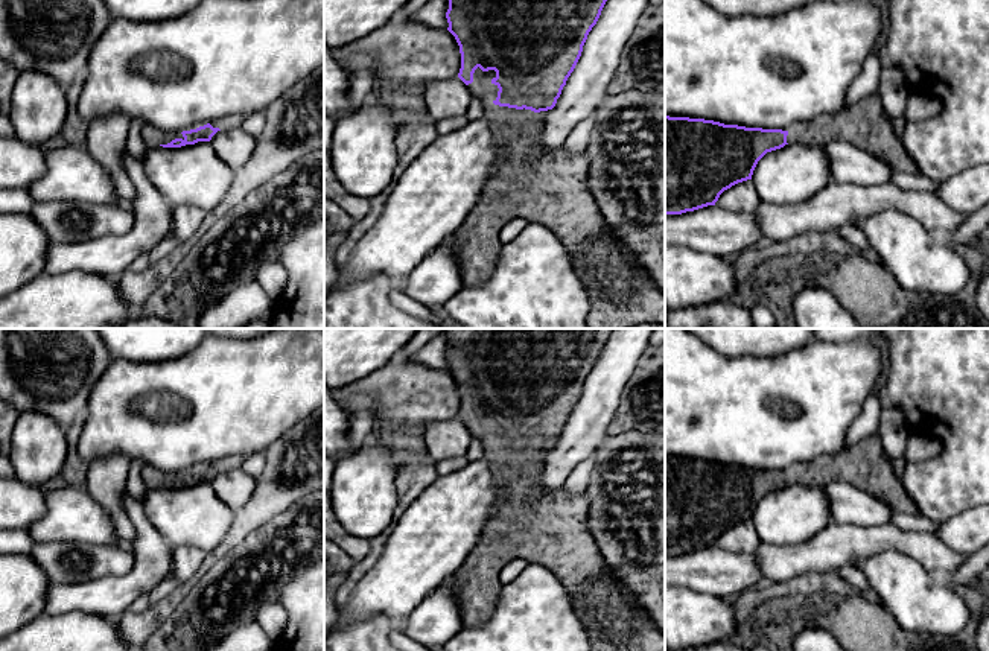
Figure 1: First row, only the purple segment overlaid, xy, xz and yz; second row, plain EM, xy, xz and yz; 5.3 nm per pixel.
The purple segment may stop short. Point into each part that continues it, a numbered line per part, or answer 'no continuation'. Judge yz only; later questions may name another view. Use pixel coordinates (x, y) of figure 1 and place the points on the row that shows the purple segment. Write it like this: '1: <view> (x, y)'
1: yz (864, 125)

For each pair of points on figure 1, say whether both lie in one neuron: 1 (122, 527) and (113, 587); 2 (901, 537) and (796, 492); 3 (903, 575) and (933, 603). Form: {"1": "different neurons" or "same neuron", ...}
{"1": "different neurons", "2": "different neurons", "3": "same neuron"}

